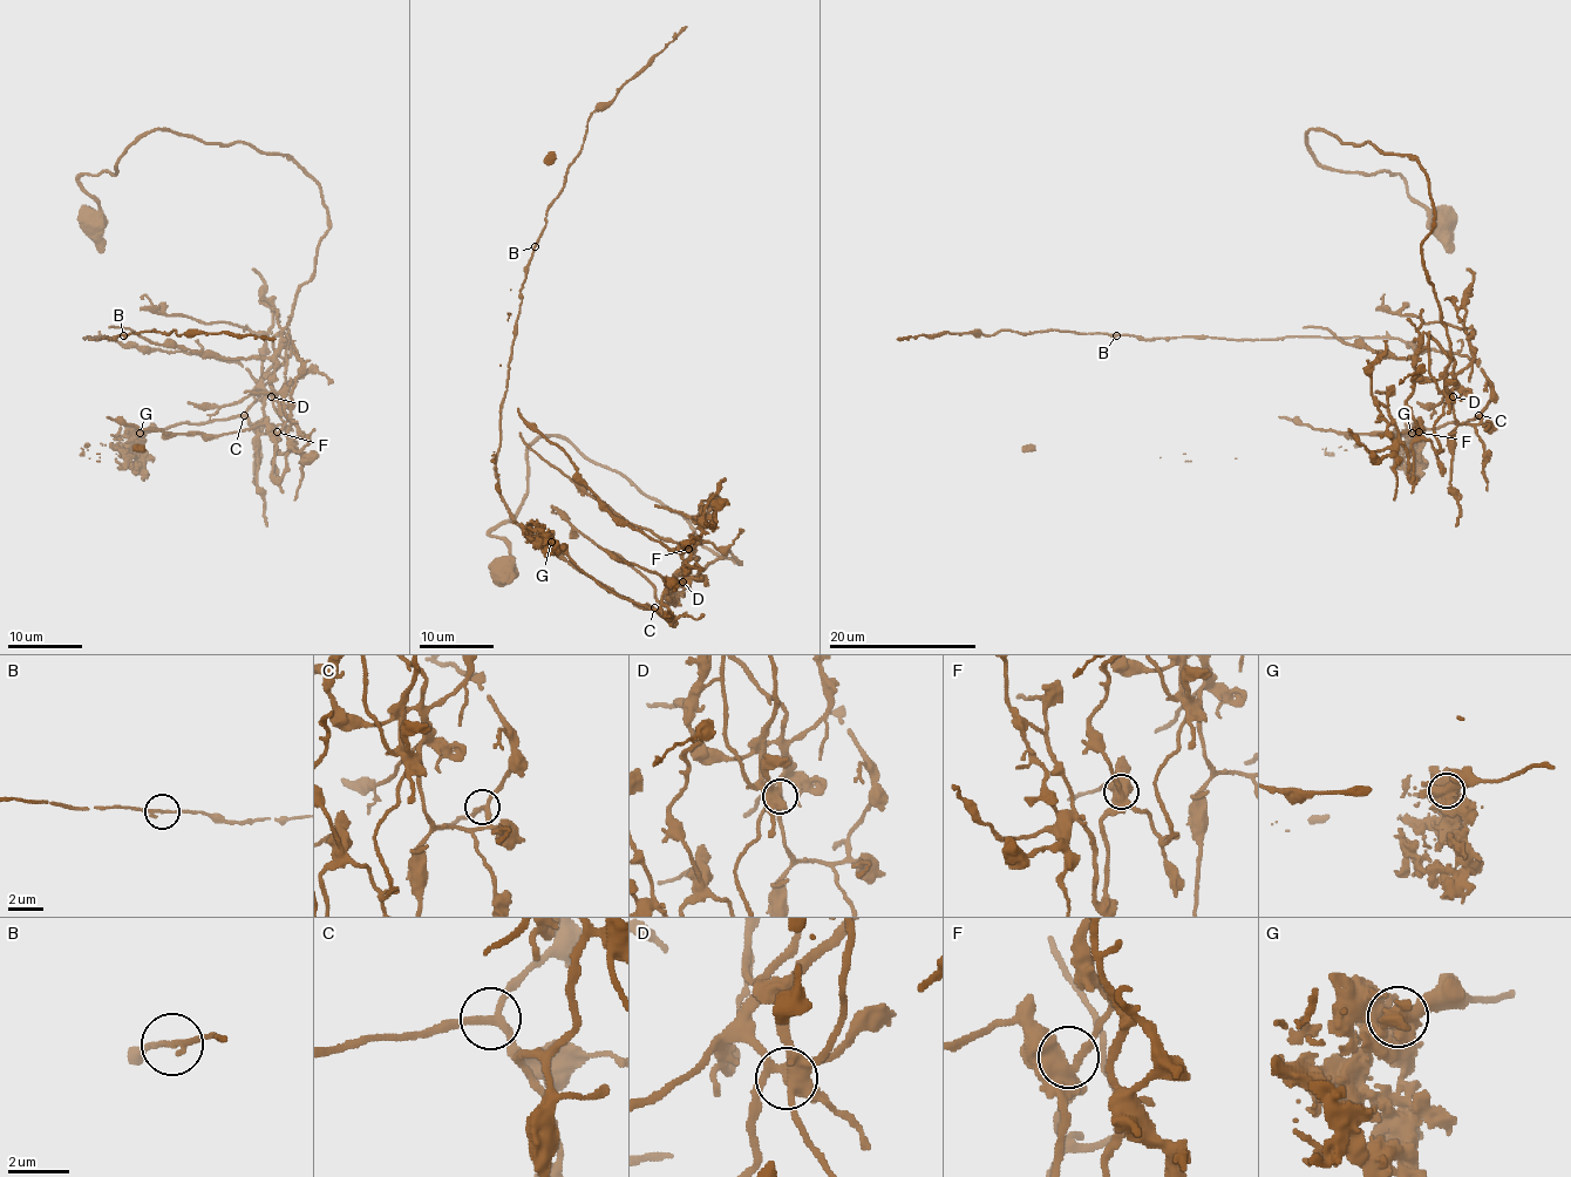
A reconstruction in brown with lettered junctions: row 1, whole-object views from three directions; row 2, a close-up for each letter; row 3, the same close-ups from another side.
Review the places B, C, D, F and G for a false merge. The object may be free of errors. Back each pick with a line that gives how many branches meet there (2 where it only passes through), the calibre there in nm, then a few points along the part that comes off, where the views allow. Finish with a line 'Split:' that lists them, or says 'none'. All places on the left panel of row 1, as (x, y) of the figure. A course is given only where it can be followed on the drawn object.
G: 4 branches meet; 550 nm thick; foreign part runs (140, 434), (124, 448), (89, 444), (82, 454), (82, 448), (89, 457), (143, 448)
Split: G

